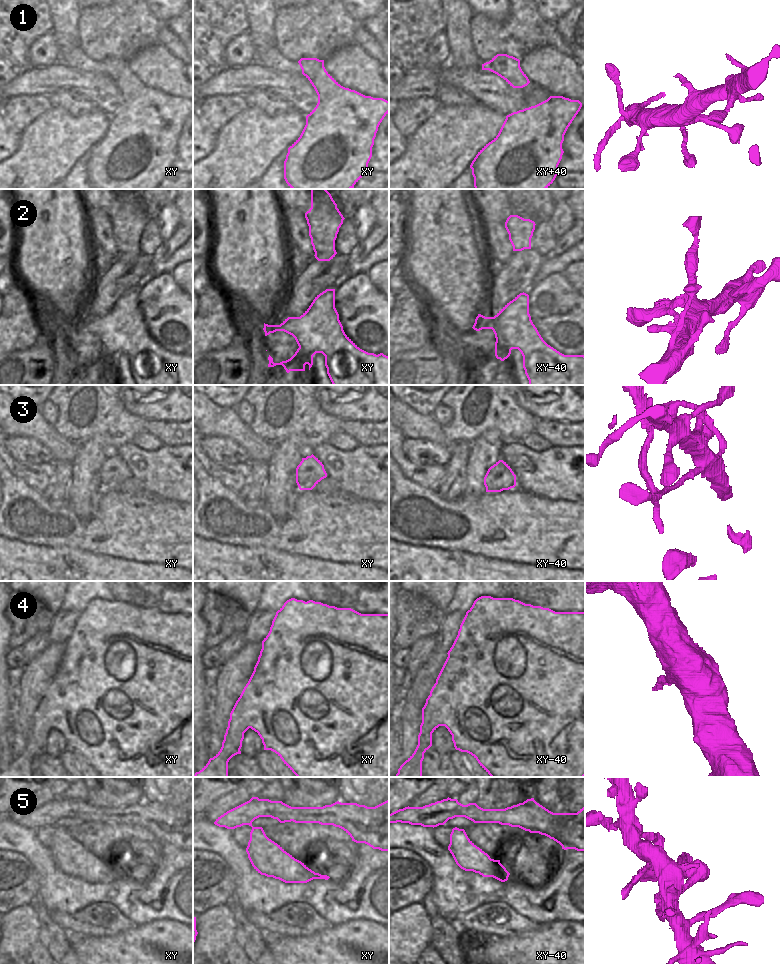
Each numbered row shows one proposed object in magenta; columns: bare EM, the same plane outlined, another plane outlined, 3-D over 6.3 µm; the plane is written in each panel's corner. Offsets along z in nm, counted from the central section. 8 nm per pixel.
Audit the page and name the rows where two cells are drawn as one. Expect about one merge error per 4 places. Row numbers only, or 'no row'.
3

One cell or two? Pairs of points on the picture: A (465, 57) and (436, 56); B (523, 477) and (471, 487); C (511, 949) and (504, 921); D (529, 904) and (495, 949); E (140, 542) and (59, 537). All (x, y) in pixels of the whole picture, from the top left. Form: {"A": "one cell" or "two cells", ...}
{"A": "two cells", "B": "two cells", "C": "two cells", "D": "two cells", "E": "one cell"}

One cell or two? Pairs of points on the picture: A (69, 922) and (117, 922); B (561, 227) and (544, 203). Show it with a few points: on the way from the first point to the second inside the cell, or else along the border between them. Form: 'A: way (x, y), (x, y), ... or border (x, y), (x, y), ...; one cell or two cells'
A: way (81, 923), (88, 923), (105, 929); one cell
B: border (555, 203), (553, 213), (548, 220); two cells

